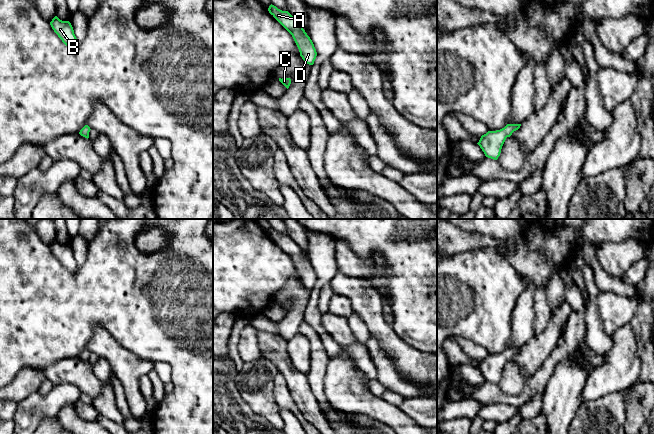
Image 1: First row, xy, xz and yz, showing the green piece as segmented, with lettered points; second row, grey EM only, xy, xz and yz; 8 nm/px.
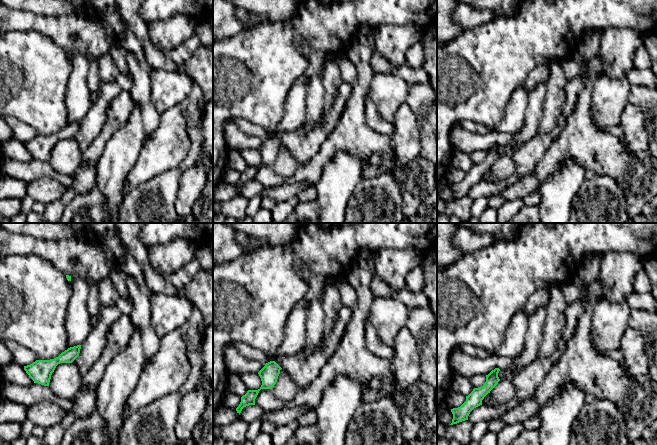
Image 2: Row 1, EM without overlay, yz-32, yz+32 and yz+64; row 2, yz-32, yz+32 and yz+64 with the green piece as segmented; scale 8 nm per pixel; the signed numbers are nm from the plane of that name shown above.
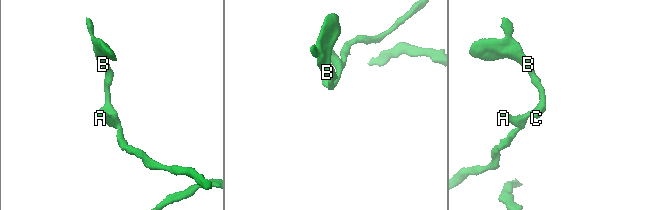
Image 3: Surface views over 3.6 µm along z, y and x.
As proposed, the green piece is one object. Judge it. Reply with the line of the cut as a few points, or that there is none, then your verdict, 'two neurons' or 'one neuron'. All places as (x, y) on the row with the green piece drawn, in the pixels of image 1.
no cut | one neuron

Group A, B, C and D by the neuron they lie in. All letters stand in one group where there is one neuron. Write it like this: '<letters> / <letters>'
A B C D

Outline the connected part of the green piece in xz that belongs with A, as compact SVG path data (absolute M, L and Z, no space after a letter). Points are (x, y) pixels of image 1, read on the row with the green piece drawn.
M272 4L268 11L292 35L302 59L313 65L317 52L303 26L288 11L282 11Z

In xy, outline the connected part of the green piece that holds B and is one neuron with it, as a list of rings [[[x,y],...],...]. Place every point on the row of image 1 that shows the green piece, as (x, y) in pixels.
[[[55,16],[50,22],[50,25],[67,47],[74,48],[77,45],[78,40],[69,21],[62,21],[57,16]]]

